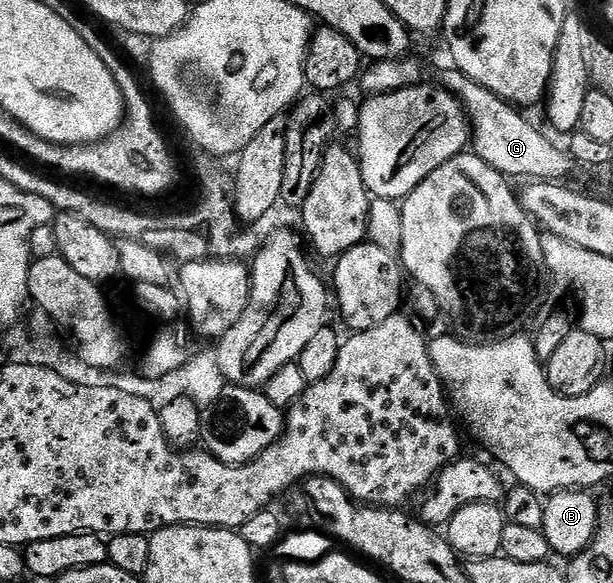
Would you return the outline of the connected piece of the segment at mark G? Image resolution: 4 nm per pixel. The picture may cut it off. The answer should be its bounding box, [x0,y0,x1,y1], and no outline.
[440,71,572,182]

